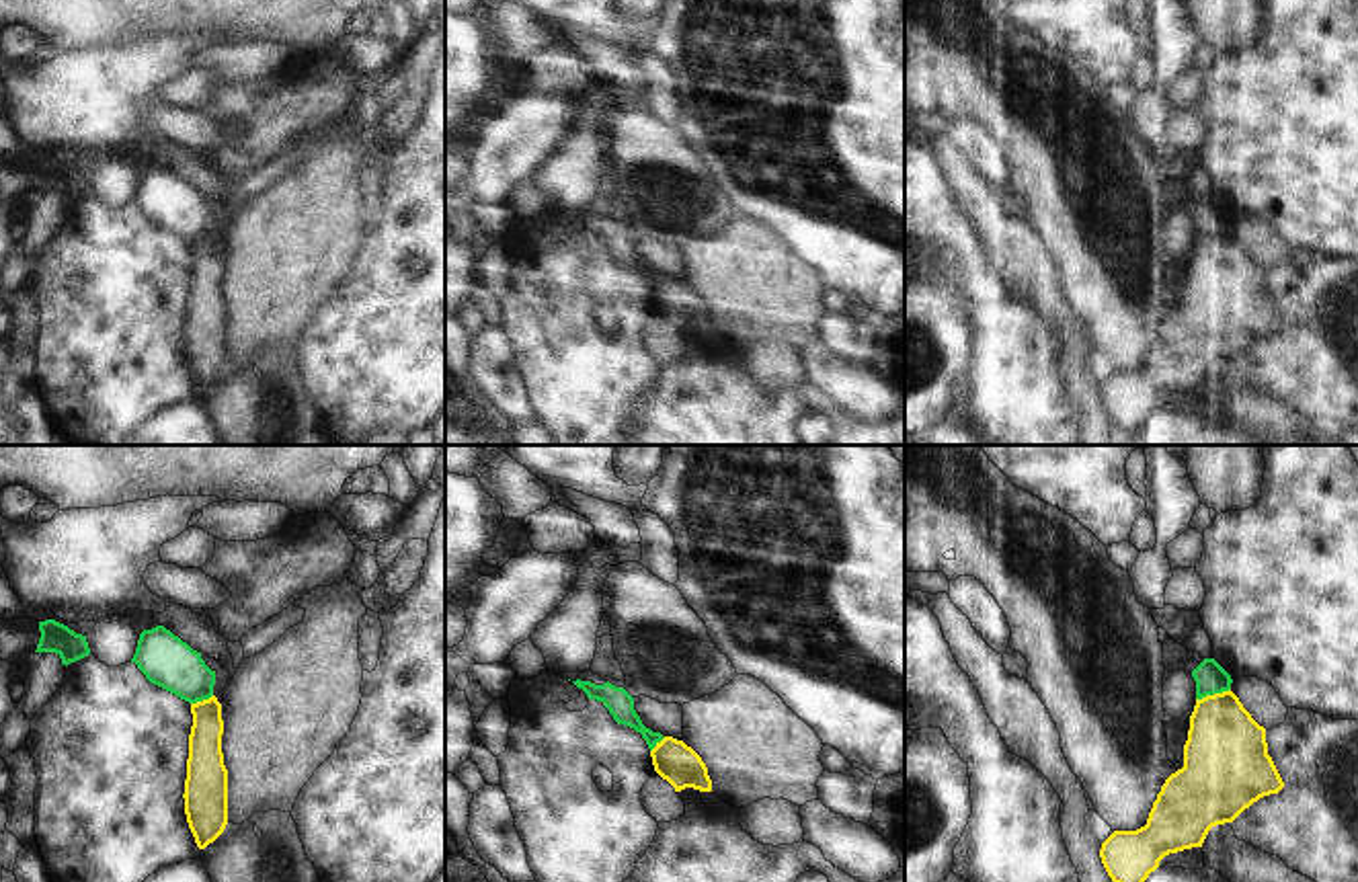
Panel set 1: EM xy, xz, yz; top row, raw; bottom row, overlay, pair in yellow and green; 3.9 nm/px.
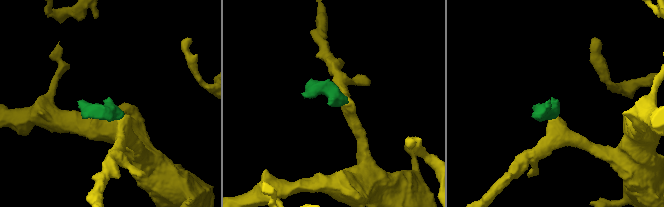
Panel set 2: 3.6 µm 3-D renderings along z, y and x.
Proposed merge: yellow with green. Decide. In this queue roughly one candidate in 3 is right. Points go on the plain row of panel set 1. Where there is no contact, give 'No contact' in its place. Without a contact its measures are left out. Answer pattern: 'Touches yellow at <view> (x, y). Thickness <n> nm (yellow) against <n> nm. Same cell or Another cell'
Touches yellow at yz (1215, 234). Thickness 320 nm (yellow) against 120 nm. Another cell.

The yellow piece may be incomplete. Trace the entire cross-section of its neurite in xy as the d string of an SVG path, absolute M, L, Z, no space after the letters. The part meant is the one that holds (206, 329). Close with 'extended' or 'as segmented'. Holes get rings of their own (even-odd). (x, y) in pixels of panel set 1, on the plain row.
M215 236L191 244L193 267L185 320L185 355L199 390L228 365L228 310L222 293L222 244Z | as segmented

